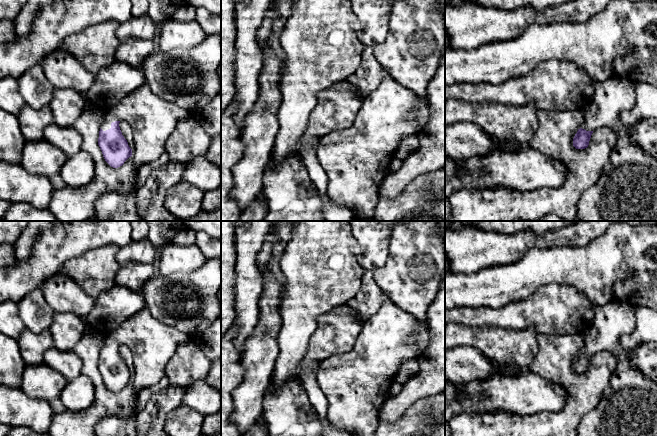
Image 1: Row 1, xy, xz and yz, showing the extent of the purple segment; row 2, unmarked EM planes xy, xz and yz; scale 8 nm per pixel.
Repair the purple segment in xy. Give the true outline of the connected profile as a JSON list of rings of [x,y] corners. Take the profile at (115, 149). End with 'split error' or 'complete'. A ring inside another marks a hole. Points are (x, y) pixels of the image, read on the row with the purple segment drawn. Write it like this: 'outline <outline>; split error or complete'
outline [[[144,83],[139,89],[124,97],[118,104],[104,111],[103,115],[98,145],[105,161],[111,167],[118,168],[131,157],[137,169],[140,169],[141,166],[155,161],[164,153],[166,138],[173,132],[177,123],[195,114],[157,96],[152,92],[149,85]],[[122,120],[127,121],[132,128],[134,139],[132,149],[120,130],[119,123]]]; split error

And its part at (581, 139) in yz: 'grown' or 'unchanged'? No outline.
grown

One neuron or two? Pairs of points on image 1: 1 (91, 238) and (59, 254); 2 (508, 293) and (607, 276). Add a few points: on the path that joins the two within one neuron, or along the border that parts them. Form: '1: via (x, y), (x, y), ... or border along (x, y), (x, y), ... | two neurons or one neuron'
1: via (83, 238), (75, 238), (67, 246) | one neuron
2: via (533, 274), (582, 274) | one neuron

